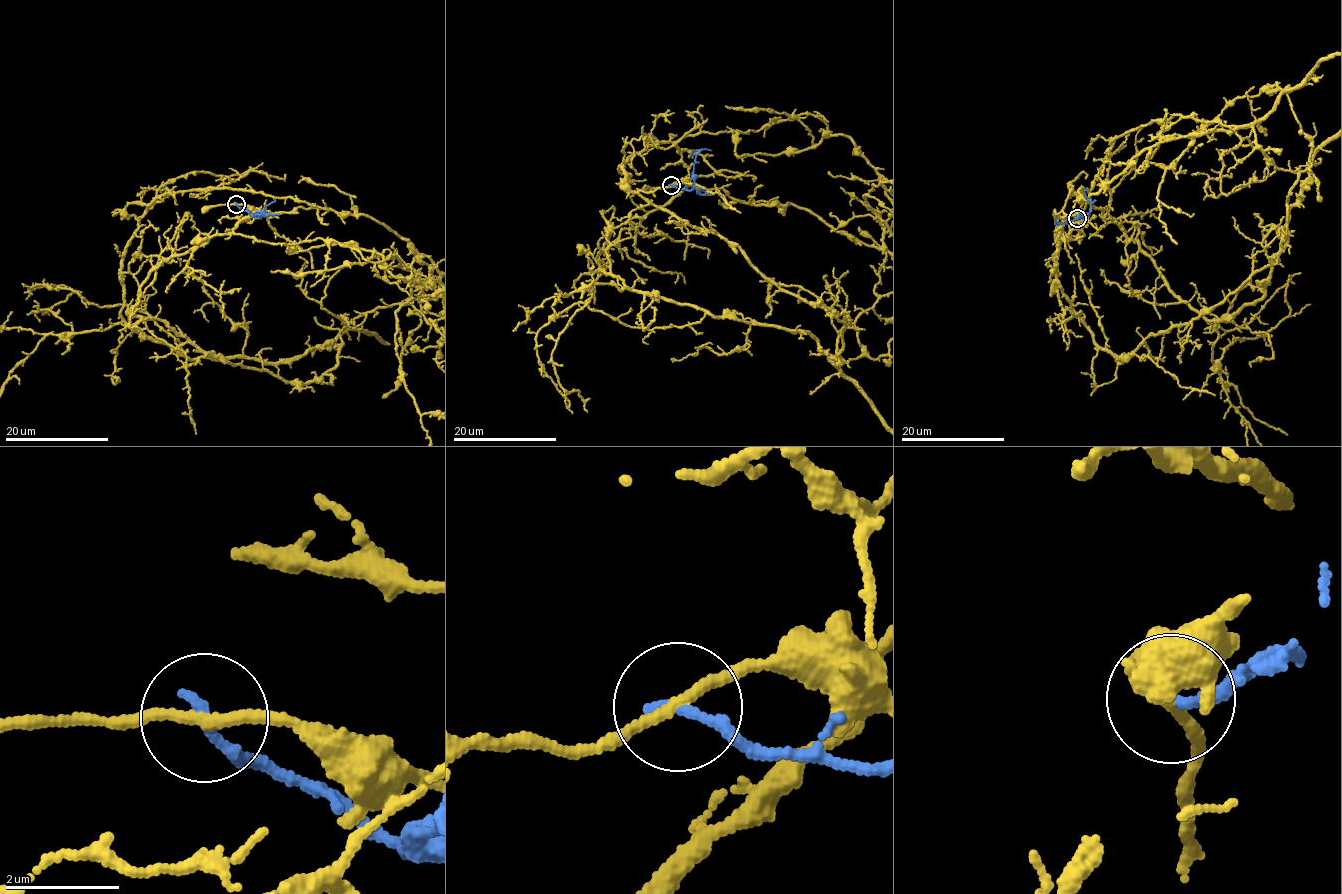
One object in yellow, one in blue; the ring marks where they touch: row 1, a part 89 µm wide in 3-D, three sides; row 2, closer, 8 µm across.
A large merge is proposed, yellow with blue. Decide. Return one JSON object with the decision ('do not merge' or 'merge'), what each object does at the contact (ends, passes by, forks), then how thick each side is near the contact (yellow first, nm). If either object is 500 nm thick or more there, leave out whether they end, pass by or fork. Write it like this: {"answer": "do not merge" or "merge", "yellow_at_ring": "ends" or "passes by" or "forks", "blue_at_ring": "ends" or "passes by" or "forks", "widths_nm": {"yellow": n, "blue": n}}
{"answer": "do not merge", "yellow_at_ring": "passes by", "blue_at_ring": "ends", "widths_nm": {"yellow": 190, "blue": 220}}

